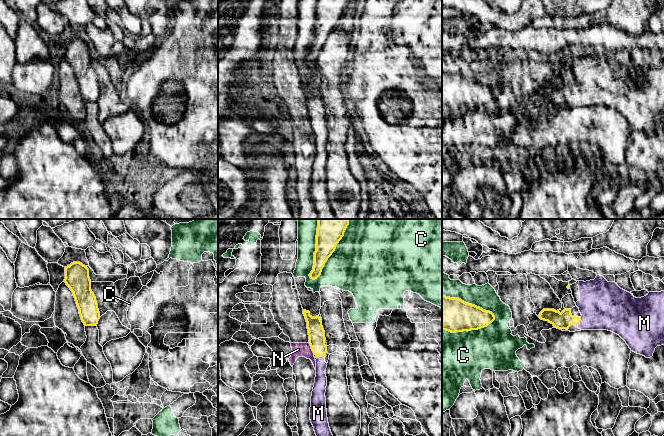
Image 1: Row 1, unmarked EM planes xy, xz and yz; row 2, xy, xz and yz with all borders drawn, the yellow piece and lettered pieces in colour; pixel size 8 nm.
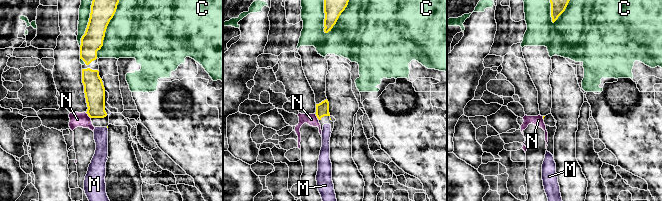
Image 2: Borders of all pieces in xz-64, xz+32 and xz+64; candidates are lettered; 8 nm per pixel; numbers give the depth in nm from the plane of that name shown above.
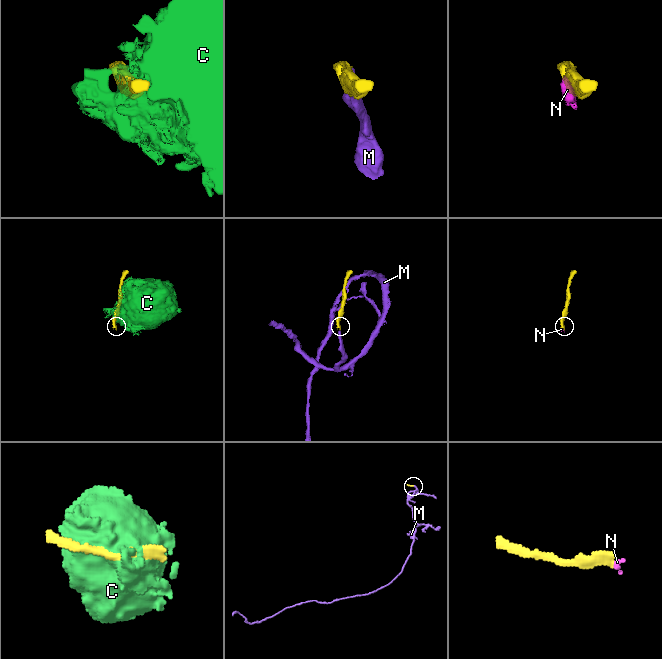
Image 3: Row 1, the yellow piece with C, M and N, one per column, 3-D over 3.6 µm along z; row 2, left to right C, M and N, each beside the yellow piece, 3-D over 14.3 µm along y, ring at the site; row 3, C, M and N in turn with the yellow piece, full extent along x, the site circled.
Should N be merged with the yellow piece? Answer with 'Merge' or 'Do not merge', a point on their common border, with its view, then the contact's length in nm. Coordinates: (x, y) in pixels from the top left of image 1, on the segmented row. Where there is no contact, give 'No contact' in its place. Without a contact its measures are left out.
Do not merge. Touches yellow at xz (311, 348). Shared border 100 nm

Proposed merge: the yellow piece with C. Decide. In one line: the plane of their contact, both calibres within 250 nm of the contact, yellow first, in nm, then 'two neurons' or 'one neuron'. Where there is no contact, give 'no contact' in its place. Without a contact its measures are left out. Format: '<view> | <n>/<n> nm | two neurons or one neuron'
xz | 260/500 nm | two neurons

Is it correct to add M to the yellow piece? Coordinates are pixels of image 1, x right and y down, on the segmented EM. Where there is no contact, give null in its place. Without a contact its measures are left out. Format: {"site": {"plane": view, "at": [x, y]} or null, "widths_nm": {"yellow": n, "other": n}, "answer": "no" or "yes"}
{"site": {"plane": "xz", "at": [320, 356]}, "widths_nm": {"yellow": 130, "other": 100}, "answer": "yes"}

